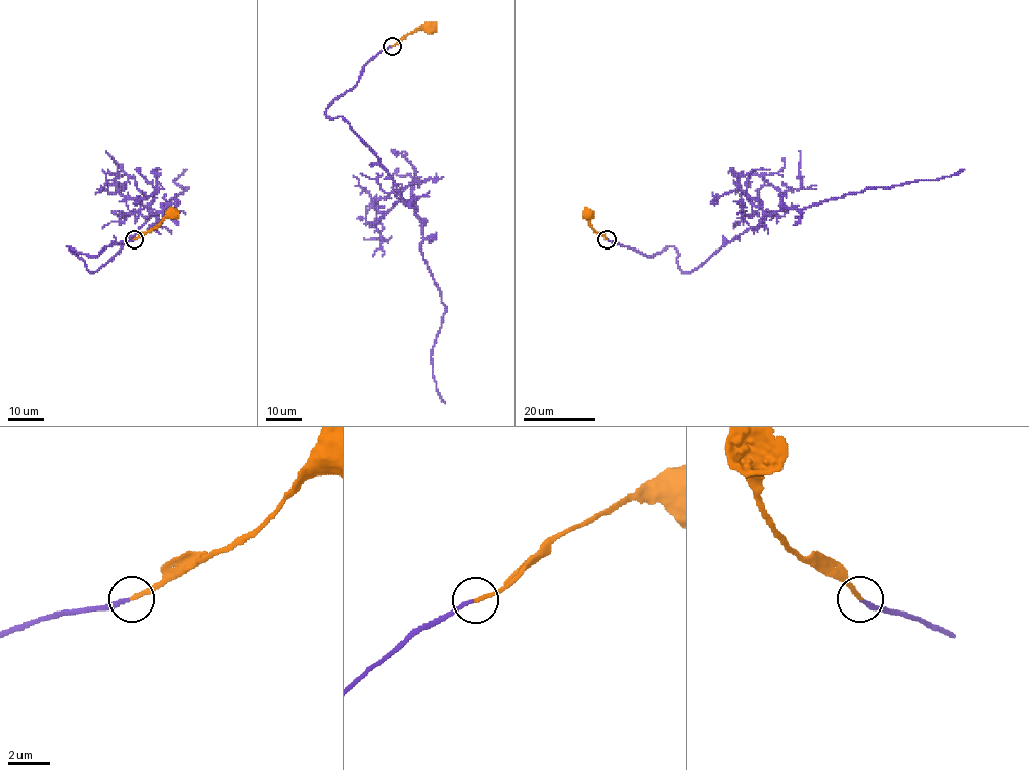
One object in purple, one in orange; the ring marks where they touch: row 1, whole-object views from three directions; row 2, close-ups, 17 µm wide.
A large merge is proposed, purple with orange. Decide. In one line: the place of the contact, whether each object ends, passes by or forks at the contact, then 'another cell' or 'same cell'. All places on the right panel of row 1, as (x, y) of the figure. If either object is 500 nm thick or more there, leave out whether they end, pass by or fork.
at (607, 239); purple ends there; orange ends there; same cell

